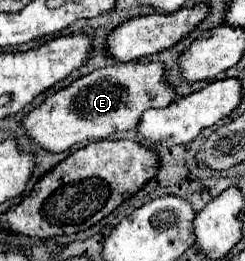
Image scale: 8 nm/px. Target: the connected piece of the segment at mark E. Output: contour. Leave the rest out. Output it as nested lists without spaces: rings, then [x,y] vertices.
[[[138,61],[120,63],[120,65],[114,65],[114,67],[106,67],[106,69],[98,69],[98,71],[92,71],[88,75],[82,75],[76,81],[72,81],[68,87],[48,95],[40,107],[32,109],[20,121],[20,125],[22,125],[22,129],[26,131],[26,137],[32,143],[40,145],[42,149],[46,149],[50,153],[62,153],[76,143],[92,143],[92,141],[108,139],[116,131],[134,129],[146,109],[166,107],[168,103],[172,103],[172,99],[174,99],[174,93],[168,87],[168,83],[164,81],[162,63],[138,63]]]

